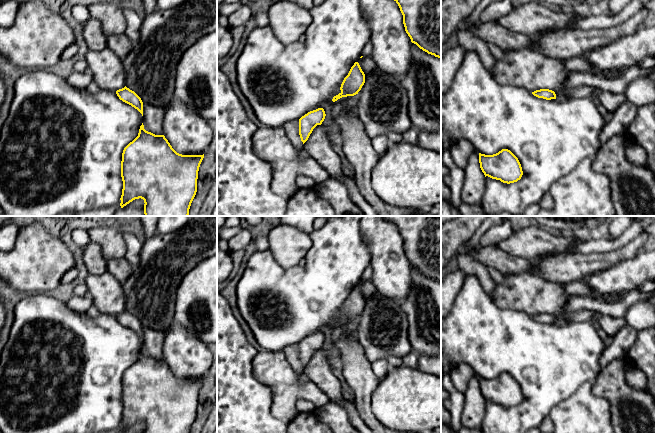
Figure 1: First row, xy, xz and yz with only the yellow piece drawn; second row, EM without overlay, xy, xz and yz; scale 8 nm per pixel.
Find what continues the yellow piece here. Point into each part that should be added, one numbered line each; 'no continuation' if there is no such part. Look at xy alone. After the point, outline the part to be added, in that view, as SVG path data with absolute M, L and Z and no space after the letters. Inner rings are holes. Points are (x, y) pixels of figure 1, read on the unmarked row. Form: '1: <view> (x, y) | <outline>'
no continuation

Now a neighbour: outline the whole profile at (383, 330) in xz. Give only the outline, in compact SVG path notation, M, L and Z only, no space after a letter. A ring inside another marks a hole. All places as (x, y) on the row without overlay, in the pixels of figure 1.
M376 292L372 297L365 299L365 307L357 319L356 337L370 363L380 359L387 360L390 356L402 358L412 350L409 342L407 315L399 302Z

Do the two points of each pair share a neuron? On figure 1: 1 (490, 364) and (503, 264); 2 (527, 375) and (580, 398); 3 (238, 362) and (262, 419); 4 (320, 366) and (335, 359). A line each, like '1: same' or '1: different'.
1: different
2: different
3: same
4: different

